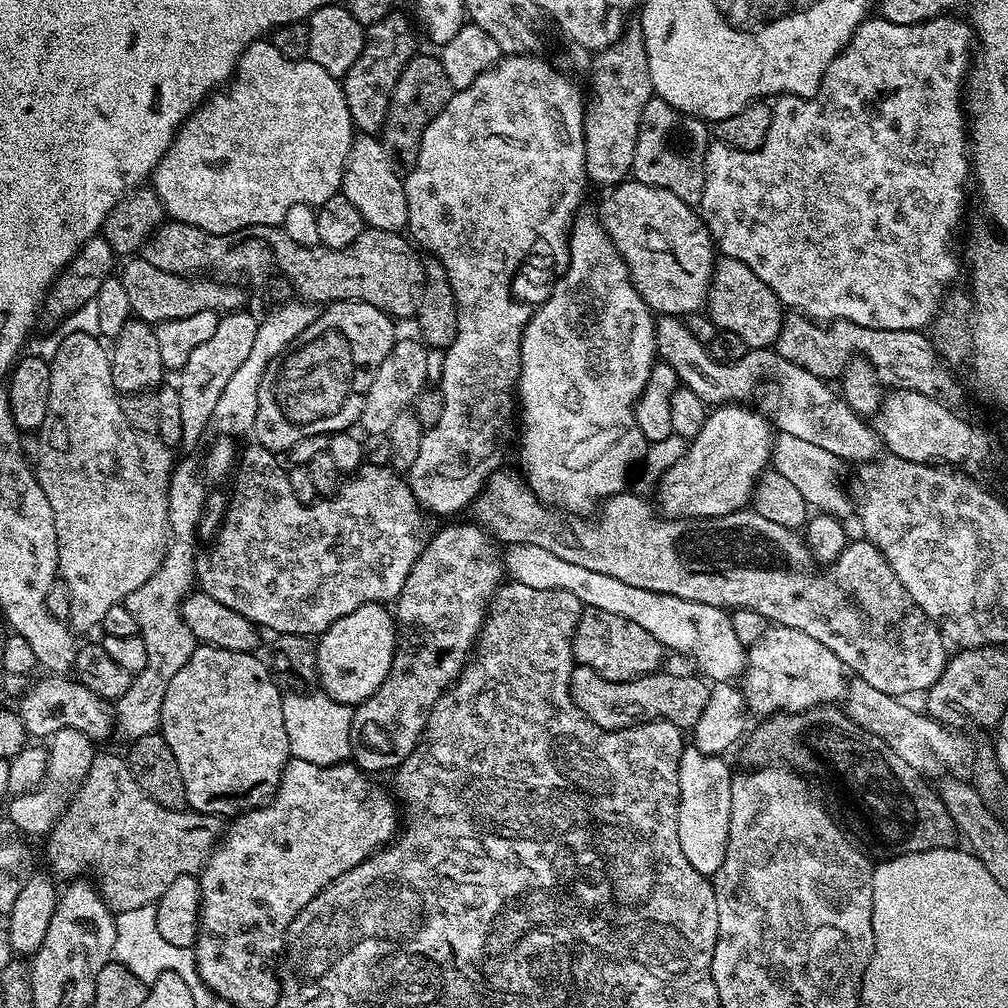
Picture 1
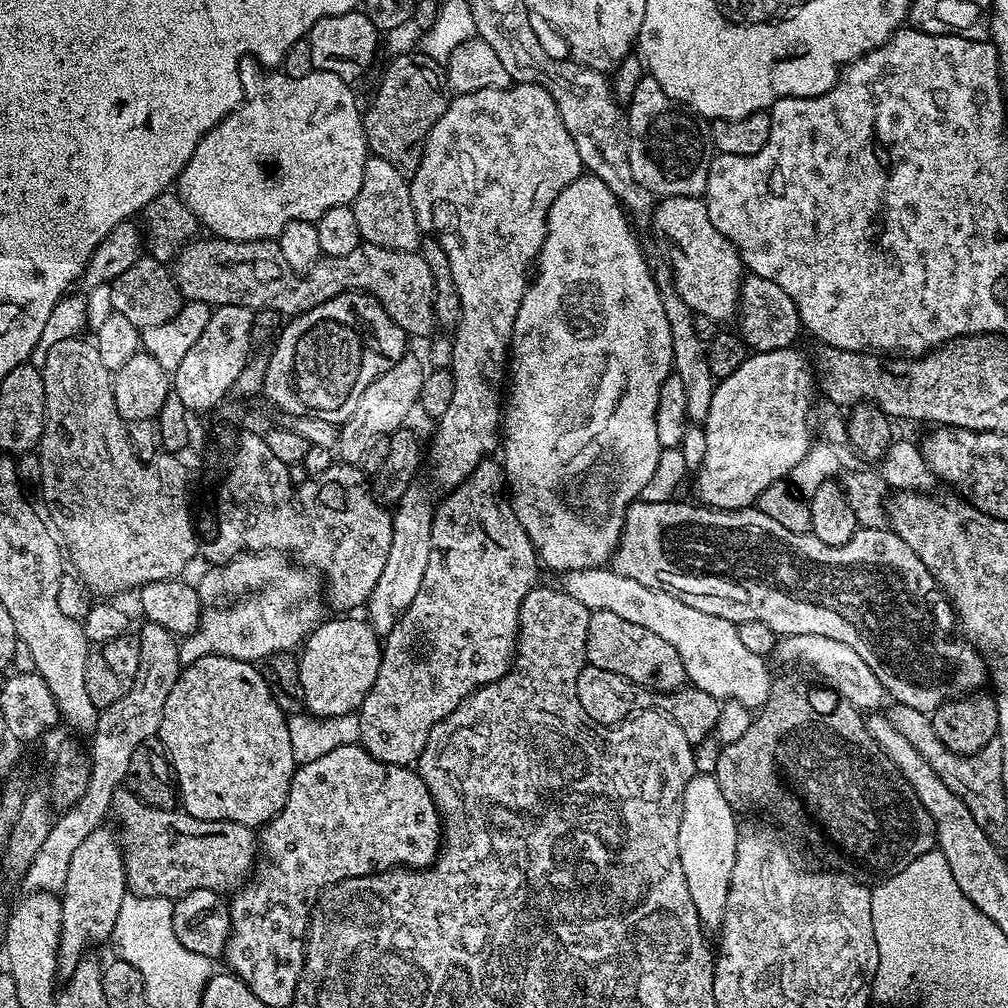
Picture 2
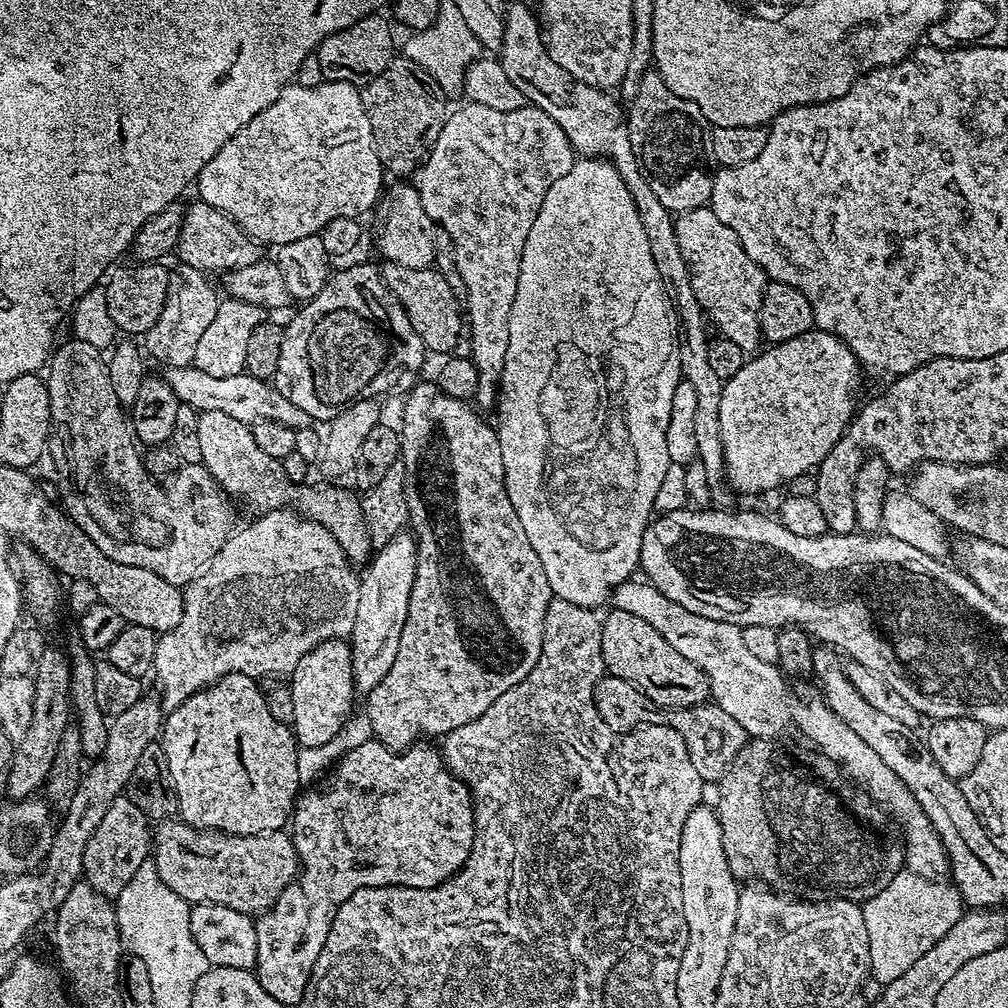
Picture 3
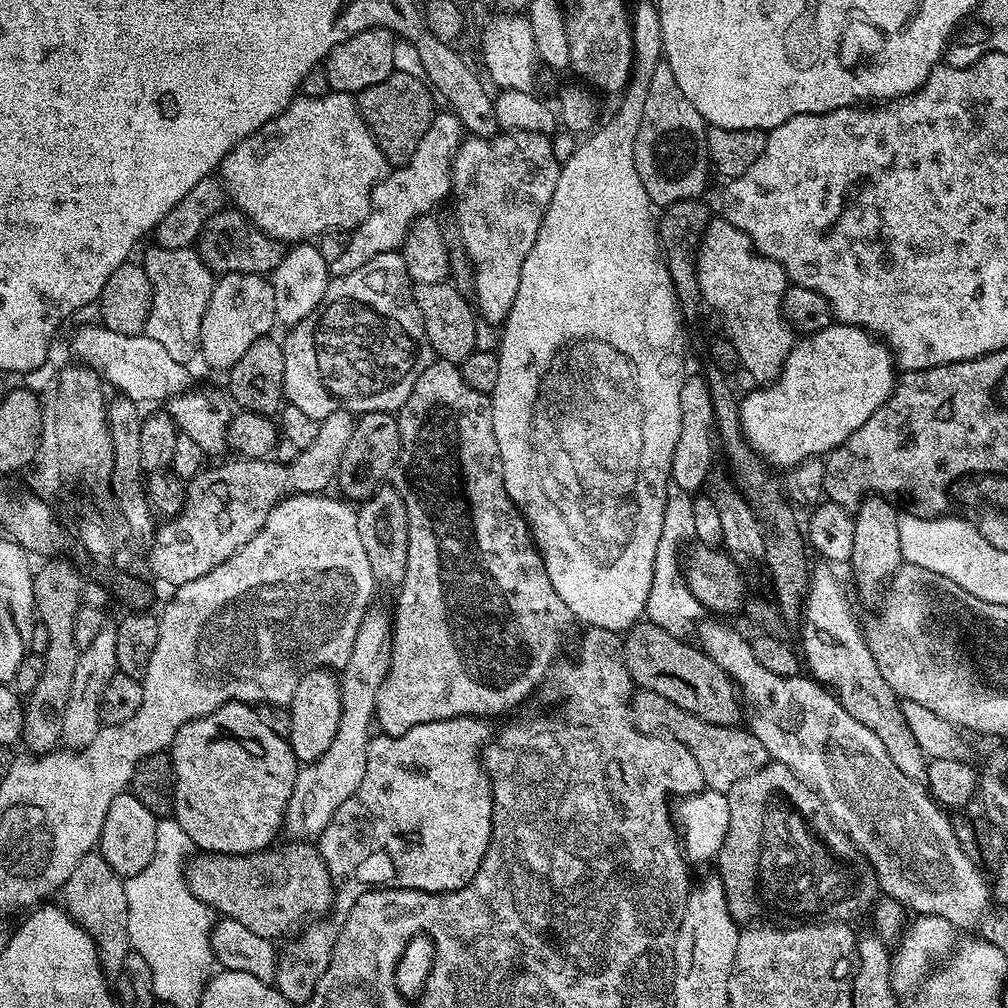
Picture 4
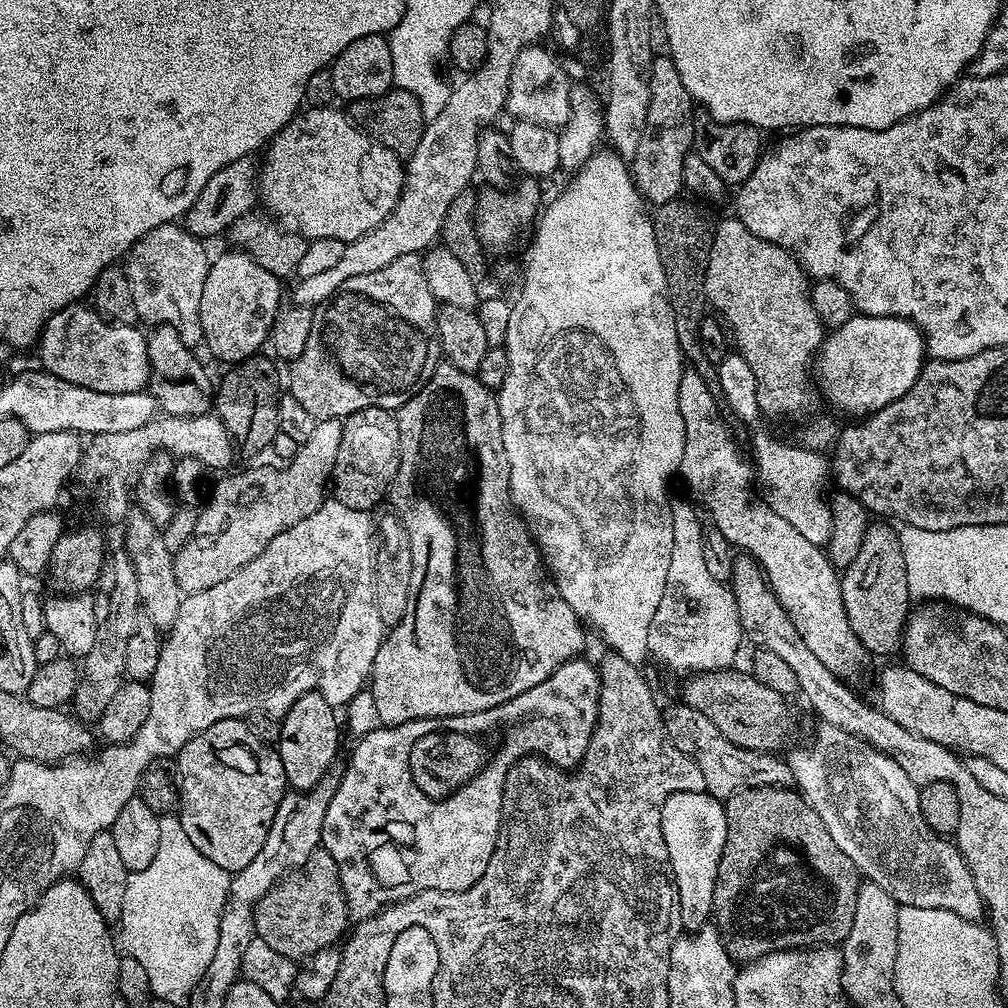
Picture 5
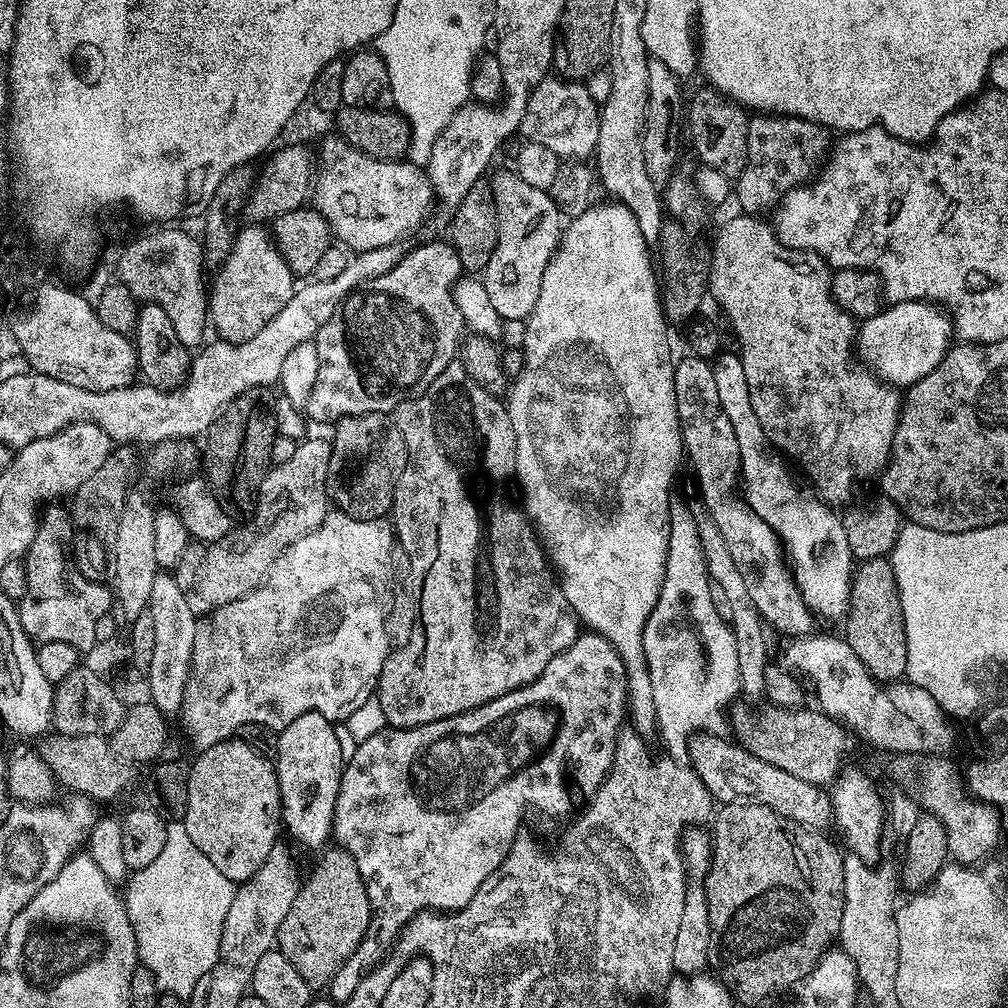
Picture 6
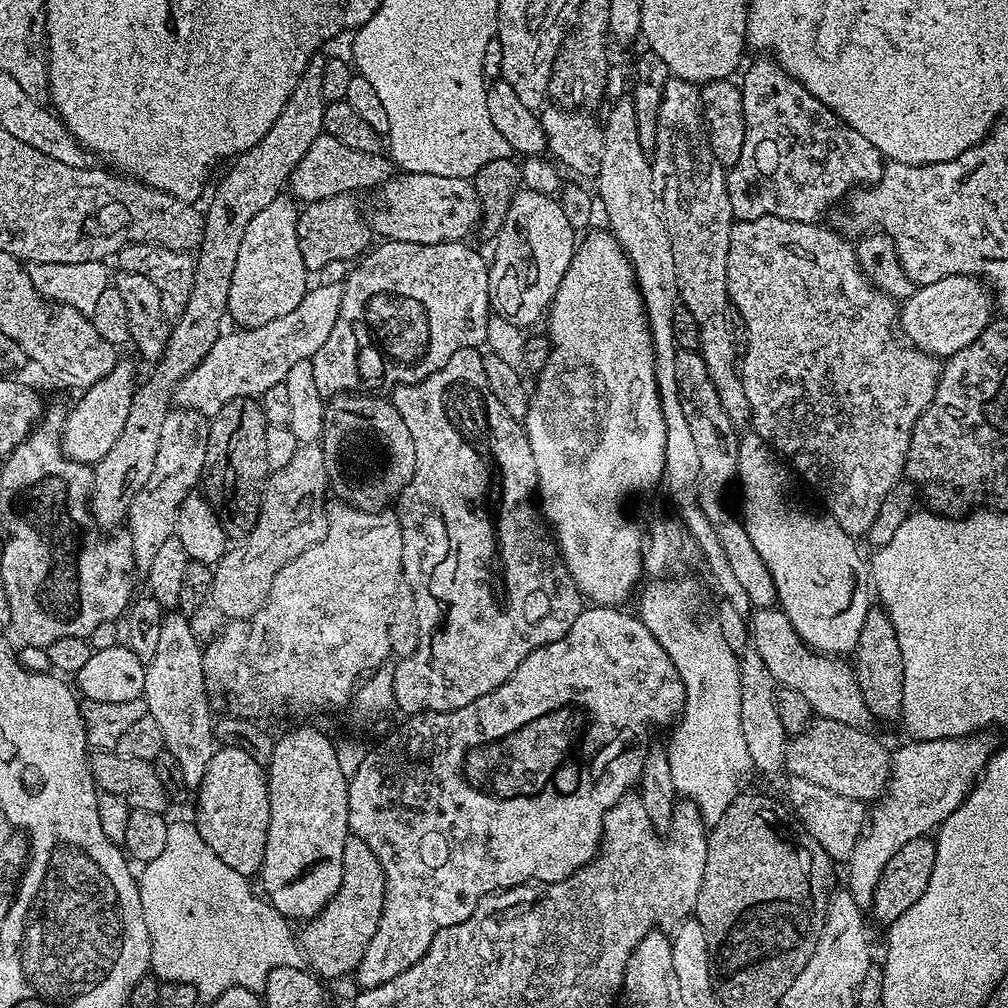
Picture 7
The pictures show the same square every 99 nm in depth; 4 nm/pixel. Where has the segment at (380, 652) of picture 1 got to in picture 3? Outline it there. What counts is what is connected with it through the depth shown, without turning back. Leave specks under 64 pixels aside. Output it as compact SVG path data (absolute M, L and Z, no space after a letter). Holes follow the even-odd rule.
M341 638L314 646L314 650L294 666L290 673L290 687L294 698L294 718L290 727L297 745L303 748L322 746L342 730L354 712L352 699L357 699L358 693L354 686L351 643Z

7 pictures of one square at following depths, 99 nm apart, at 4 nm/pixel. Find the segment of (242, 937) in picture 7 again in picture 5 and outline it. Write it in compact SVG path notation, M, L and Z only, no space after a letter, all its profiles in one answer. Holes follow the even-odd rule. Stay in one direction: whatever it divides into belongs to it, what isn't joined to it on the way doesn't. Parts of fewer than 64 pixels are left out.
M179 815L160 817L158 854L154 854L146 870L129 872L118 921L119 943L127 955L133 956L146 969L155 999L174 1002L178 1006L187 1005L189 996L206 974L206 966L210 966L210 958L214 958L214 950L218 950L220 914L224 911L231 881L232 876L222 870L222 866L214 866L214 862L210 862L210 858L206 858L206 854L202 854L194 842L190 842L186 830L182 830Z

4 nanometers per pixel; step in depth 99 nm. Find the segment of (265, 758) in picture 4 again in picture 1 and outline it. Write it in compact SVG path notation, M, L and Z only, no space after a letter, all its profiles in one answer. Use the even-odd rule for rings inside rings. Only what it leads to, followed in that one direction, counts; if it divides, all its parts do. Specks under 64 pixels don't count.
M201 643L182 670L170 678L170 686L166 686L158 731L166 738L170 750L174 750L174 758L178 758L178 770L182 770L182 782L186 782L191 811L221 818L235 812L248 814L253 808L267 804L280 786L284 767L290 759L284 696L271 667L258 657L251 652L235 652Z

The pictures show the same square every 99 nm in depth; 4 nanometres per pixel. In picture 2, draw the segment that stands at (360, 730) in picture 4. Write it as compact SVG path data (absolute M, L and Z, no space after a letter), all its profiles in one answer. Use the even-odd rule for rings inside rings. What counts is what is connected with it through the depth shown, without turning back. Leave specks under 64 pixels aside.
M413 482L392 512L392 537L386 567L378 577L378 586L370 594L366 605L366 619L377 634L386 634L398 618L414 602L422 577L426 575L426 562L430 562L430 530L432 529L433 501L424 497L419 483Z

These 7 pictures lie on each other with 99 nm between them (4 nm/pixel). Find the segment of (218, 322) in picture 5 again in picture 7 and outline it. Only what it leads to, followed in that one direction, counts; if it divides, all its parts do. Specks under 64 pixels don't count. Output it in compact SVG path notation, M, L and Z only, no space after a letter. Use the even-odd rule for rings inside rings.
M281 198L258 210L250 226L246 226L242 247L238 249L238 266L234 266L234 278L230 278L227 311L229 317L233 316L240 323L237 325L241 329L266 326L266 322L274 322L274 318L290 314L307 294L310 273L300 249L299 218L297 201Z

